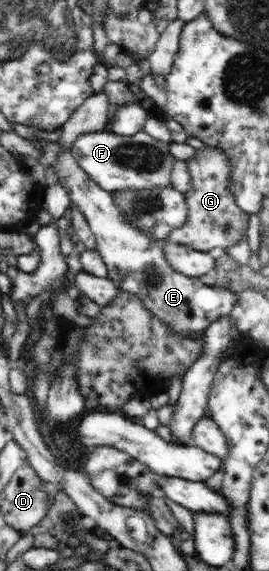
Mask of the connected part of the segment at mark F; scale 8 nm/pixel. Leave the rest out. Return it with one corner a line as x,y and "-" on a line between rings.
103,131
99,133
83,133
83,135
77,137
70,150
81,169
93,181
96,181
101,186
101,189
114,193
123,190
155,189
171,186
170,175
175,158
169,152
168,144
147,135
144,131
129,137
121,137
117,134

